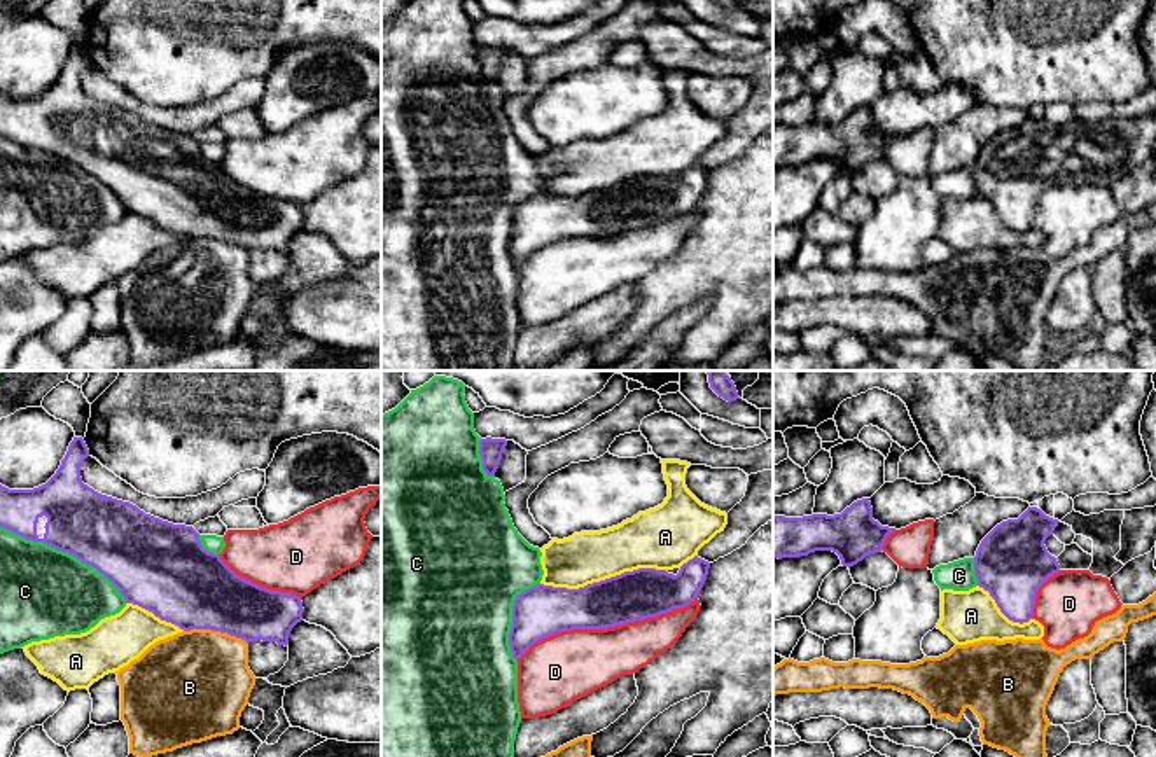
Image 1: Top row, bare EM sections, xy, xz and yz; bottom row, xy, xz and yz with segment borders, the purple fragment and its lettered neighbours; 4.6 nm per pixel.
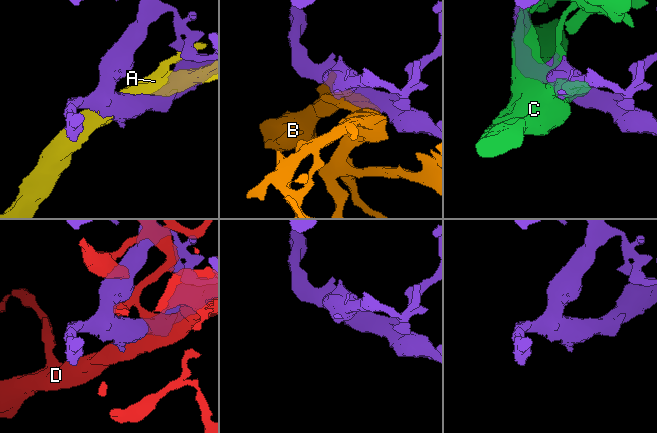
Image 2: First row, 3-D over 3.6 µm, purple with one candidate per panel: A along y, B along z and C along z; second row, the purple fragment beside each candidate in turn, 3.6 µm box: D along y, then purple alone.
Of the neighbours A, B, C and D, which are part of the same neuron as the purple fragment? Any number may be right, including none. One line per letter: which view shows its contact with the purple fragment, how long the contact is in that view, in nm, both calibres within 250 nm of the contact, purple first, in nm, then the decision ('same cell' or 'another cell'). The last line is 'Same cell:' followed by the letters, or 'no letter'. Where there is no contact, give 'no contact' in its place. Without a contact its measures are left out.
A: meets purple in xz; contact 600 nm long; 220 nm thick on the purple side, 240 nm on the other; another cell
B: meets purple in xy; contact 300 nm long; 380 nm thick on the purple side, 480 nm on the other; another cell
C: meets purple in xy; contact 700 nm long; 340 nm thick on the purple side, 420 nm on the other; another cell
D: meets purple in xz; contact 850 nm long; 220 nm thick on the purple side, 320 nm on the other; another cell
Same cell: no letter

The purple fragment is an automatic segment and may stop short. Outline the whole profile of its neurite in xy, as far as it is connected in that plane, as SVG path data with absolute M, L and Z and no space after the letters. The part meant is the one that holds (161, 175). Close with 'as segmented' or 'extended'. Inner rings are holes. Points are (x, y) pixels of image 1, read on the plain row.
M73 45L56 82L33 98L9 98L0 93L0 135L31 150L44 150L68 161L103 182L126 212L152 220L184 240L212 238L250 250L289 253L292 236L303 229L303 210L292 201L271 199L236 184L219 163L208 161L192 135L173 133L145 122L136 114L101 103L82 91L80 75L89 65L82 45Z; extended

